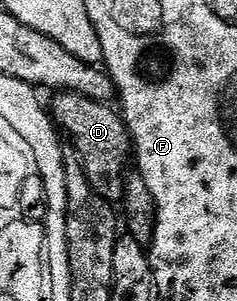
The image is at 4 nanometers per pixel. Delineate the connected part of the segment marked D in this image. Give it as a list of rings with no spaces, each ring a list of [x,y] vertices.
[[[62,92],[53,97],[52,104],[50,100],[50,115],[57,129],[67,139],[68,136],[72,139],[69,140],[71,147],[80,156],[80,165],[90,186],[105,200],[119,201],[124,194],[124,167],[130,164],[130,153],[133,151],[132,137],[128,135],[123,115],[107,103],[79,96],[77,92]]]

